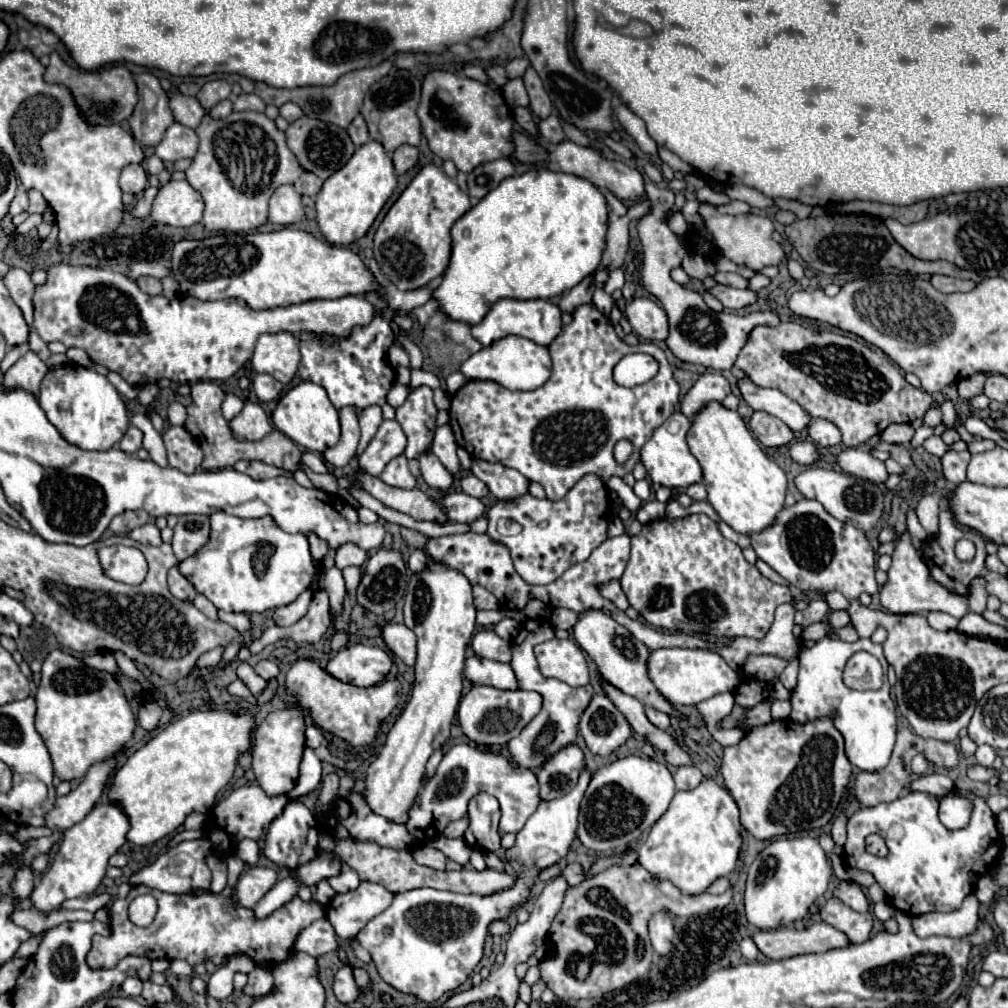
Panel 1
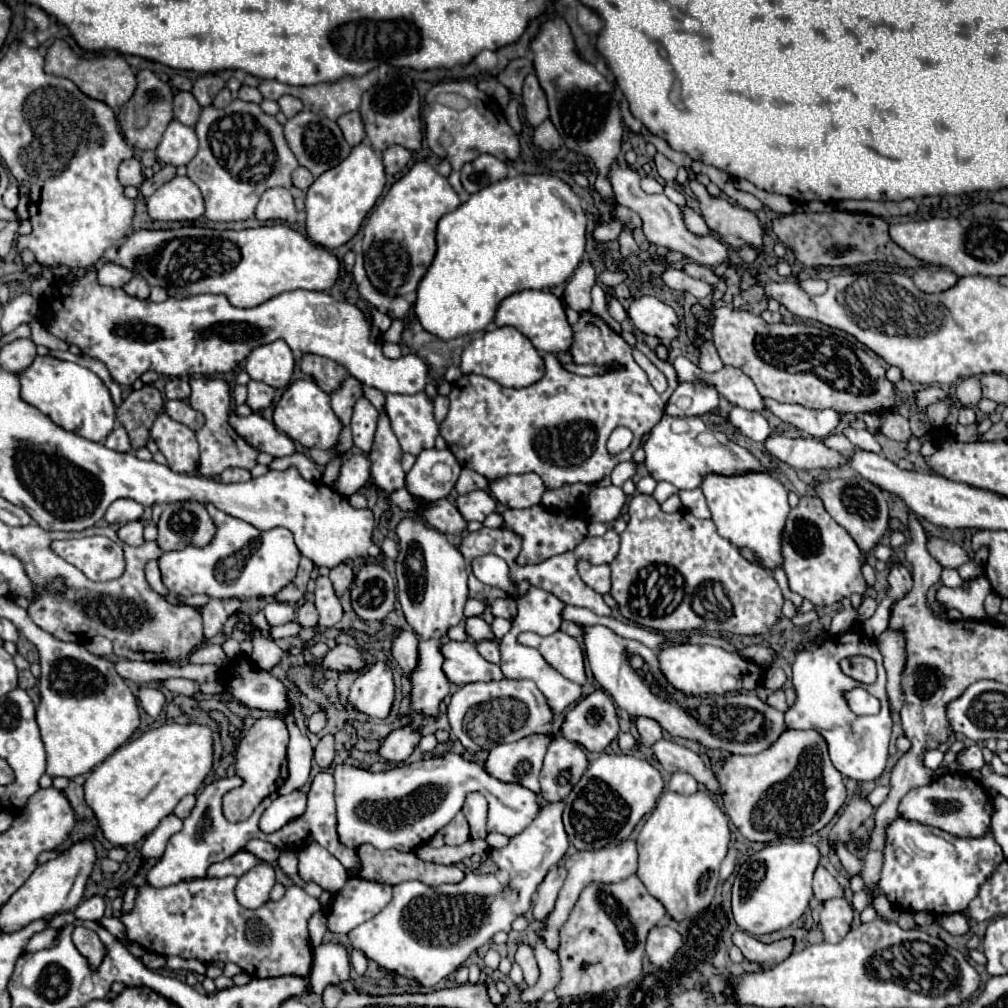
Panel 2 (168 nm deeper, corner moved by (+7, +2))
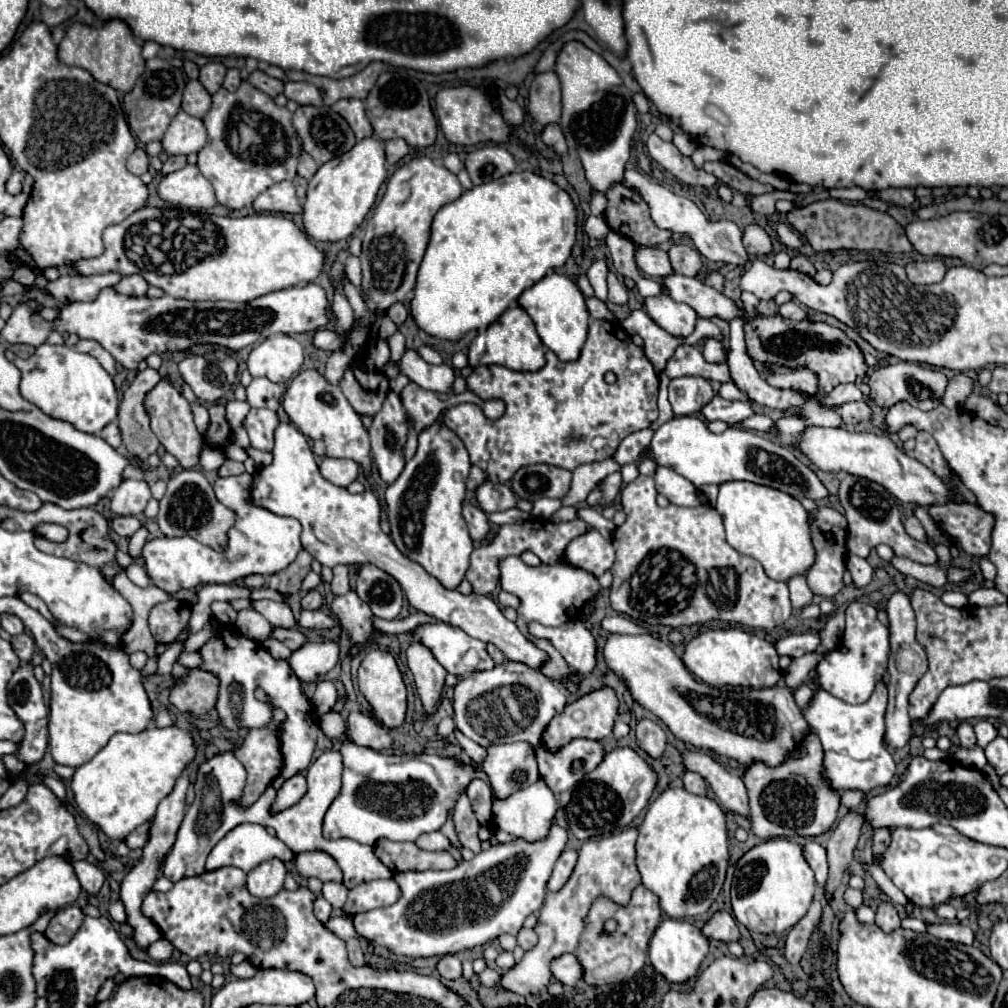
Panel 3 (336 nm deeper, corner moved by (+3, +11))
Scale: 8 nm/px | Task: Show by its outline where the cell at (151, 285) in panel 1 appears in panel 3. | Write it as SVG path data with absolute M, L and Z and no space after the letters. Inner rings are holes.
M129 275L129 277L121 277L121 281L113 285L113 289L121 295L143 297L147 293L147 281L141 275Z

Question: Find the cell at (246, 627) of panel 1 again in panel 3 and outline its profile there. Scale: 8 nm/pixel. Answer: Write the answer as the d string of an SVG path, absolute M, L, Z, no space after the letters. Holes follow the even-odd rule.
M271 637L265 641L265 649L267 649L275 659L287 659L287 657L291 655L291 651L289 651L281 641L271 639Z

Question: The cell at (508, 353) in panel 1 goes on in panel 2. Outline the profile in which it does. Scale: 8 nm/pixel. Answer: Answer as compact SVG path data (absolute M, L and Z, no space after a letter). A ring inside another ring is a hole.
M511 326L491 328L481 338L475 338L461 354L461 372L463 374L481 374L495 380L507 388L525 388L539 382L545 374L545 364L541 354L533 348L533 344Z

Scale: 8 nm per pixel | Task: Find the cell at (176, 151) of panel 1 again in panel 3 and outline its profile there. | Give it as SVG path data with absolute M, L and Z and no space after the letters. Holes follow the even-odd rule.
M179 111L165 137L163 137L163 149L167 155L189 155L203 149L207 141L207 131L201 119L187 115L185 111Z

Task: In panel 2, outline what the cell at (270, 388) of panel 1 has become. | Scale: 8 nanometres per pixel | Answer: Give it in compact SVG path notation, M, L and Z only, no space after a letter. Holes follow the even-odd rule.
M249 380L247 388L249 388L247 404L249 404L253 410L261 410L261 408L267 408L267 406L273 402L273 396L275 396L275 388L267 386L265 382L255 382L255 380Z

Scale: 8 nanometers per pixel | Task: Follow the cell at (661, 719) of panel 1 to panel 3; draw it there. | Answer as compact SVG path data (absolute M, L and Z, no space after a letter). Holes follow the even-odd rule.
M641 719L641 721L637 723L635 733L637 733L637 745L639 745L649 757L659 759L659 757L663 755L667 743L665 743L665 733L663 733L663 729L661 729L657 723L653 723L653 721L649 721L649 719Z

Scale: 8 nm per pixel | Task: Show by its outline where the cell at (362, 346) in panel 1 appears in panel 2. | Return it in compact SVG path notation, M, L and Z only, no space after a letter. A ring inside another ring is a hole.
M303 354L301 358L301 372L305 376L311 376L317 380L317 384L327 392L333 394L341 388L343 380L347 380L351 374L337 362L323 358L323 356L315 356L315 354Z

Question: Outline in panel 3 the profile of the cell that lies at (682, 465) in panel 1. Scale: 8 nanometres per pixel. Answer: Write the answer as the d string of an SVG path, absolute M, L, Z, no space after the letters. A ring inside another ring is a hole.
M673 417L655 431L651 439L651 451L657 465L671 467L673 471L689 479L695 487L721 485L725 481L749 481L779 489L799 501L821 501L829 495L819 477L787 447L771 443L769 439L741 427L729 427L727 431L715 435L707 429L705 421L697 417Z

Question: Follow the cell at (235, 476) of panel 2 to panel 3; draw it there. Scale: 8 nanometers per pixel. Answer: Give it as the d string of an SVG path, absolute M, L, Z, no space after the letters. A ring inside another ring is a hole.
M225 461L221 467L219 467L219 477L231 477L231 475L241 475L245 471L243 463L237 463L237 461Z

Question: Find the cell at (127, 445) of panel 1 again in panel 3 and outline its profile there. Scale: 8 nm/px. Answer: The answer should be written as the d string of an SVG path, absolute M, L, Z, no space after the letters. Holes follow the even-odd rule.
M113 421L113 423L109 423L103 431L99 431L97 433L103 441L107 441L113 449L119 449L121 447L121 431L119 431L119 427L117 427L117 421Z

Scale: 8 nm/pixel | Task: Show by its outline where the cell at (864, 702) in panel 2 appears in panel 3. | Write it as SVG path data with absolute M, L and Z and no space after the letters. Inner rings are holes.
M853 601L847 611L847 627L841 639L841 647L847 651L841 651L841 647L833 649L827 657L823 657L817 665L817 681L819 687L835 695L837 699L845 703L865 703L875 685L883 681L887 673L887 659L889 659L889 631L881 621L877 619L877 609L869 603Z

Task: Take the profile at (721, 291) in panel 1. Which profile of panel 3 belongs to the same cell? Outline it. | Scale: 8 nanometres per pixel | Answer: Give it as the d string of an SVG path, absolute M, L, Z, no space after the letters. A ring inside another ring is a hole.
M637 247L635 263L647 277L665 277L665 275L673 273L667 253L661 249L655 249L655 247Z

